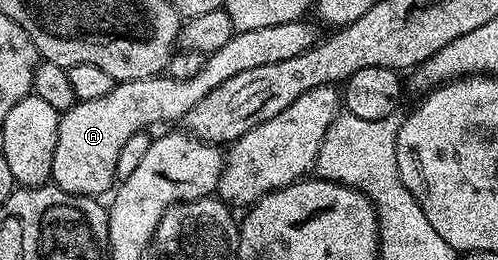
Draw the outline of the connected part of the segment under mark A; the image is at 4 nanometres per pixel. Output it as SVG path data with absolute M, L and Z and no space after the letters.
M308 22L266 25L262 29L235 32L226 45L205 58L202 69L198 69L194 77L153 77L129 83L117 82L106 97L76 102L60 116L51 182L71 195L100 197L103 191L111 192L117 182L118 153L122 153L122 145L126 145L134 133L151 128L151 123L160 123L163 119L183 120L184 115L194 109L202 97L206 97L206 93L218 89L222 81L230 81L230 77L246 73L246 69L274 65L274 61L290 61L290 57L306 53L306 49L318 42L317 24Z

